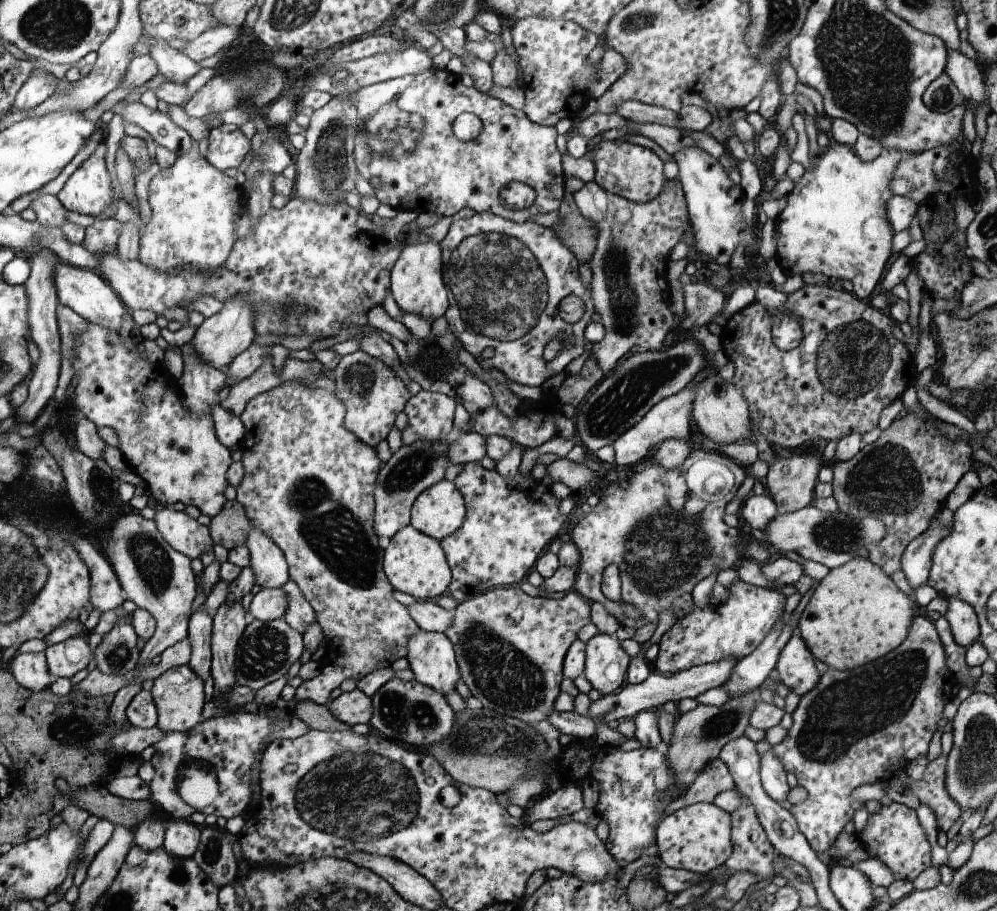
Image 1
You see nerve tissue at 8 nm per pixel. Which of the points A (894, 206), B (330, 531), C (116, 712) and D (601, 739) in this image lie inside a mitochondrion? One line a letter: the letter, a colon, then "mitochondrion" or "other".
A: other
B: mitochondrion
C: other
D: other

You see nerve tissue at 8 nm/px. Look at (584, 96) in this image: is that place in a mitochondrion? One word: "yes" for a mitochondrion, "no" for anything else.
no

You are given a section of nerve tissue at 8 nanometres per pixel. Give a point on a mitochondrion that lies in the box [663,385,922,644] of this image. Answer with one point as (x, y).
(873, 485)

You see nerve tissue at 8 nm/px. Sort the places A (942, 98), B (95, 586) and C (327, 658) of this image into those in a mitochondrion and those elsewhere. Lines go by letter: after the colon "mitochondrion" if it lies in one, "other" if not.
A: mitochondrion
B: other
C: other

